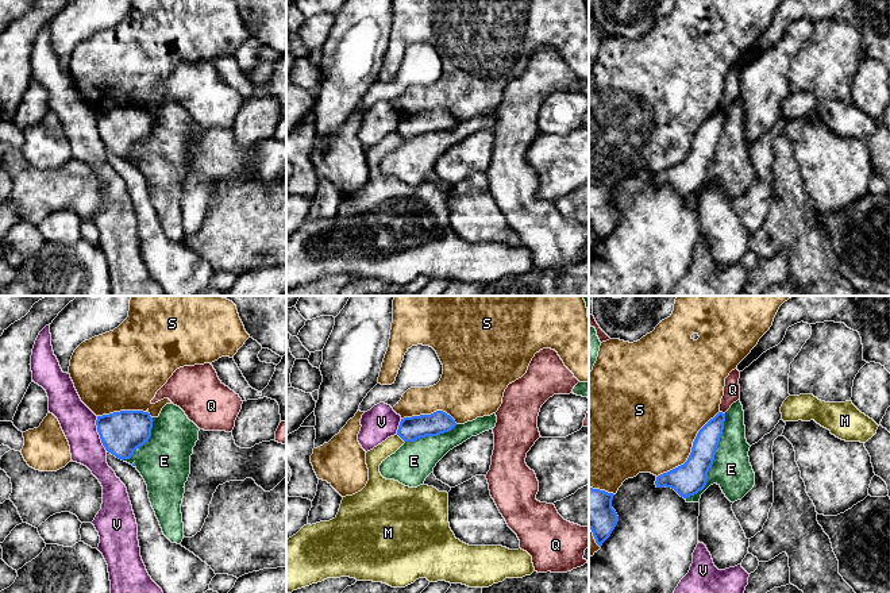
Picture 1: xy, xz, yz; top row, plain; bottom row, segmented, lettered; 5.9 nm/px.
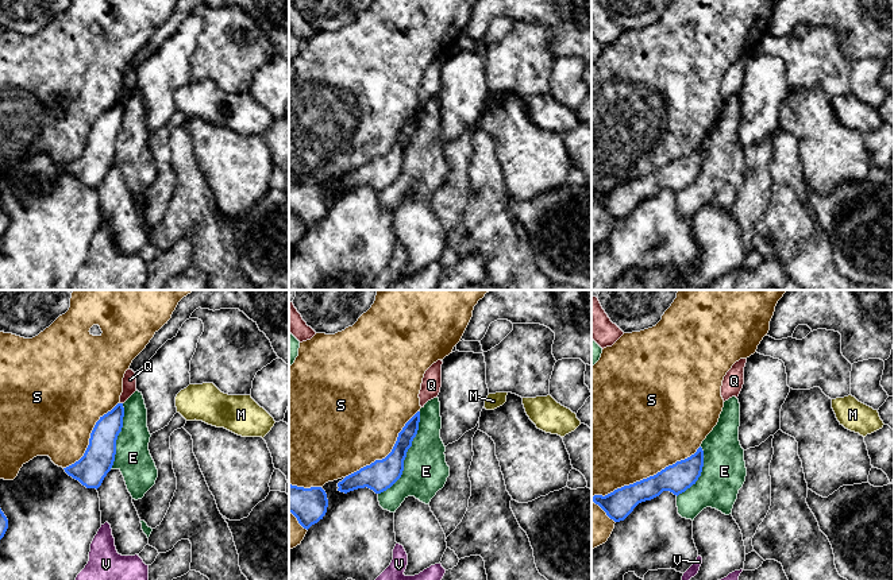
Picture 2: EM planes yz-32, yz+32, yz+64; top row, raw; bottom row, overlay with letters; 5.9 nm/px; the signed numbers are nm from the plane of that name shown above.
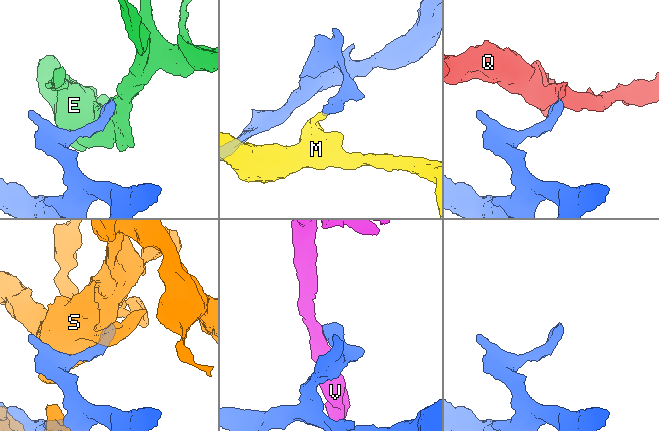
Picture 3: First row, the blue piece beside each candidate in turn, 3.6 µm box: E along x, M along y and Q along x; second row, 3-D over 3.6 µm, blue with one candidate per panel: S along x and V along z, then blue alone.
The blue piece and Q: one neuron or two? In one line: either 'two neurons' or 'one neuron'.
two neurons

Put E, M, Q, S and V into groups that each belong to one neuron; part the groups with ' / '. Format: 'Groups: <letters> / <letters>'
Groups: E / M / Q / S / V

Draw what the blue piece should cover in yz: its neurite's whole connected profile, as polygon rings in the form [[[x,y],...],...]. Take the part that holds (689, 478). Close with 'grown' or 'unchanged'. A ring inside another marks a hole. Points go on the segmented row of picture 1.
[[[718,412],[697,434],[687,461],[656,477],[656,488],[671,488],[687,498],[702,490],[708,471],[713,465],[716,450],[723,435],[725,413]]] | unchanged

